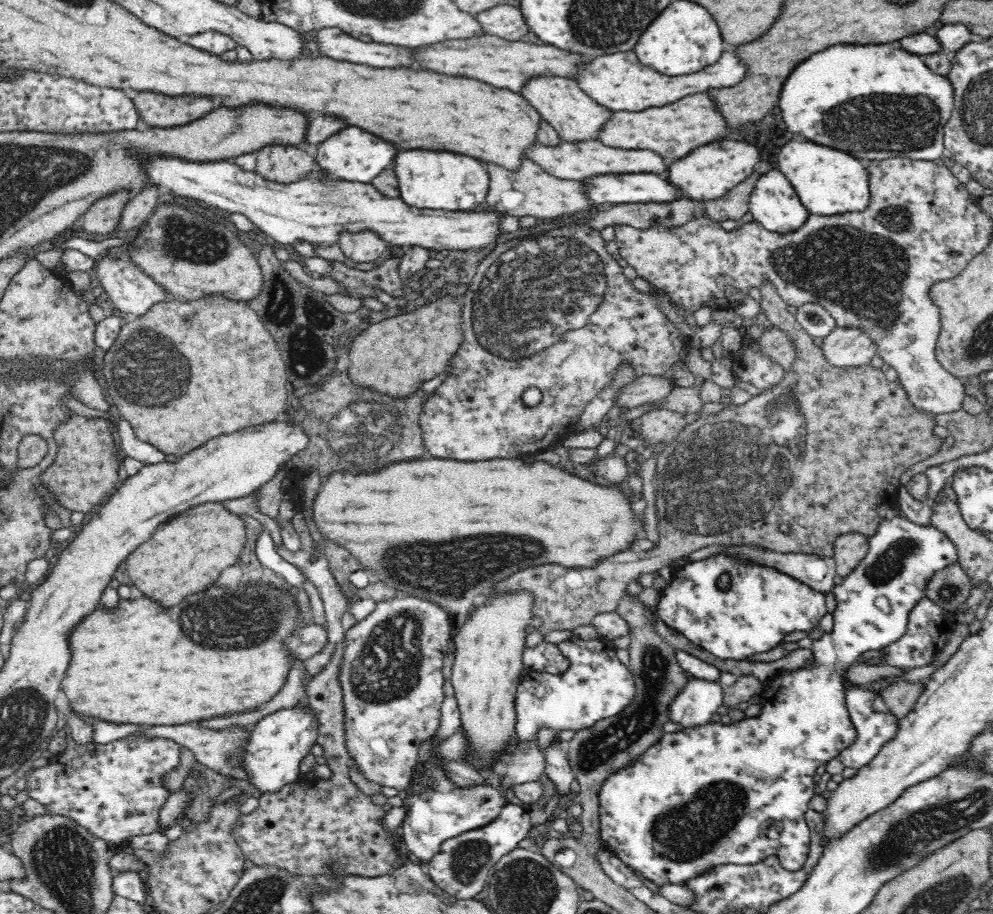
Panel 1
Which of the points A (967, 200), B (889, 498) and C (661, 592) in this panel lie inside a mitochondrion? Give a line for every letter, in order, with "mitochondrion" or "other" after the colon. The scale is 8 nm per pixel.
A: other
B: other
C: other

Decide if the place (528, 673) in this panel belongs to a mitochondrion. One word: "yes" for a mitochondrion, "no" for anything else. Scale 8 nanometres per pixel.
no

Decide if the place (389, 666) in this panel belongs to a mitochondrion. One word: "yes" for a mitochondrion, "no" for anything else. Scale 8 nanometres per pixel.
yes

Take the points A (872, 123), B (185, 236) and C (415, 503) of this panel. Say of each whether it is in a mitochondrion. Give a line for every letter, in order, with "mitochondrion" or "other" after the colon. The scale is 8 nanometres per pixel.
A: mitochondrion
B: mitochondrion
C: other

